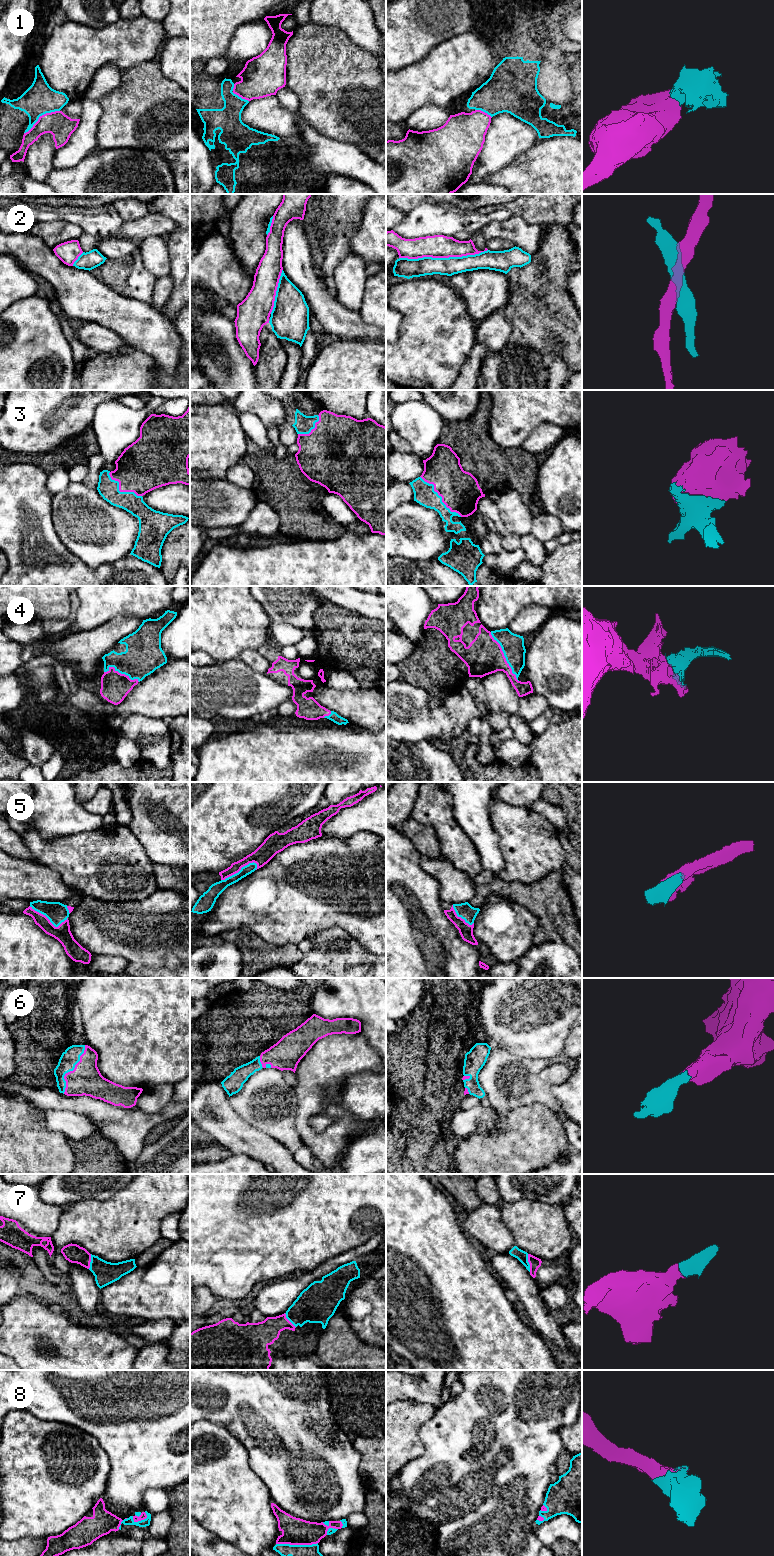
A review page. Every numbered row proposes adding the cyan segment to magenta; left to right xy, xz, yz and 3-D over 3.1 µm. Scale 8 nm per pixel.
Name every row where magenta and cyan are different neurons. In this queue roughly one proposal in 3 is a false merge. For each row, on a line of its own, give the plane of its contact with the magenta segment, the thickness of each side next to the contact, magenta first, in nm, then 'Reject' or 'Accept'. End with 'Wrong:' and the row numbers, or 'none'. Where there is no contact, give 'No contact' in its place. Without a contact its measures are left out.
1: Touches magenta in xy. Thickness 200 nm (magenta) against 260 nm. Reject
2: Touches magenta in yz. Thickness 190 nm (magenta) against 140 nm. Reject
3: Touches magenta in yz. Thickness 320 nm (magenta) against 170 nm. Accept
4: Touches magenta in yz. Thickness 300 nm (magenta) against 180 nm. Accept
5: Touches magenta in xz. Thickness 150 nm (magenta) against 100 nm. Accept
6: Touches magenta in xy. Thickness 260 nm (magenta) against 140 nm. Accept
7: Touches magenta in yz. Thickness 90 nm (magenta) against 90 nm. Accept
8: Touches magenta in xz. Thickness 220 nm (magenta) against 100 nm. Accept
Wrong: 1, 2

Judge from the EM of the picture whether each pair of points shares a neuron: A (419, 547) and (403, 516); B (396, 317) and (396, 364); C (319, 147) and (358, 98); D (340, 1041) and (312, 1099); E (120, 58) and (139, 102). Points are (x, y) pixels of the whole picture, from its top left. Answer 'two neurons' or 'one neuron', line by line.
A: one neuron
B: two neurons
C: two neurons
D: one neuron
E: two neurons

